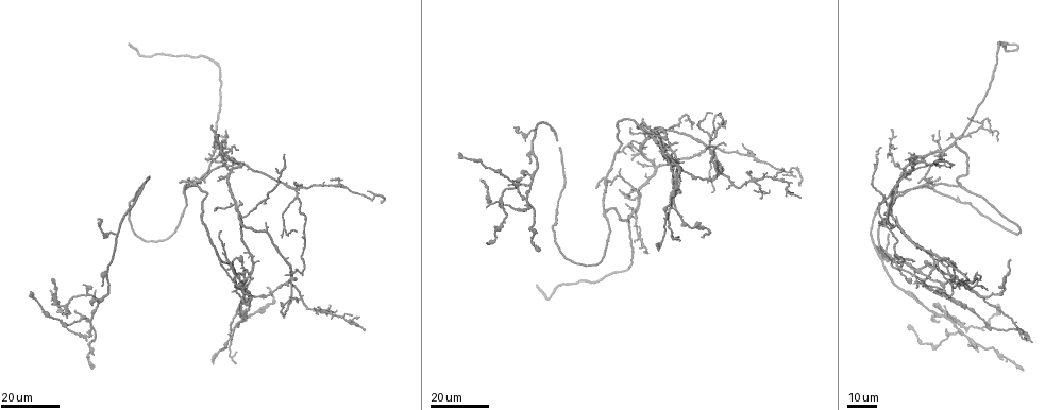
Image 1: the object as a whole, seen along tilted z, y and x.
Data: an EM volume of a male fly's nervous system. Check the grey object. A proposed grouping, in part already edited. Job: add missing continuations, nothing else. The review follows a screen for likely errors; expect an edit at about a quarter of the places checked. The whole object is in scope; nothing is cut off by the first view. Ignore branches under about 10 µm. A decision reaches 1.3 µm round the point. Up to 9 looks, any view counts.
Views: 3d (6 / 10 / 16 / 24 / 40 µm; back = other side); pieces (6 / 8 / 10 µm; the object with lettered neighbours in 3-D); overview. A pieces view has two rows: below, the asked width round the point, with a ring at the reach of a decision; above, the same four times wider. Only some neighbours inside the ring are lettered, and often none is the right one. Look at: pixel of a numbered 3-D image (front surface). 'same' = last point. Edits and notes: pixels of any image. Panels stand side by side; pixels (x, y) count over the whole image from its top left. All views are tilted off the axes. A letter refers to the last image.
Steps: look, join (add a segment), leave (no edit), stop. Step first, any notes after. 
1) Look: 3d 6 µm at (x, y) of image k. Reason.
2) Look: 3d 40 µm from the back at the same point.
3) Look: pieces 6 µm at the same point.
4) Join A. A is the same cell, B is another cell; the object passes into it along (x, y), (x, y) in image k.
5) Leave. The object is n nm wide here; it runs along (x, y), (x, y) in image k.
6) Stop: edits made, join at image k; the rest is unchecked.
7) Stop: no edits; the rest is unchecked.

Look: 3d 16 µm at (128, 43) of image 1. Free end.

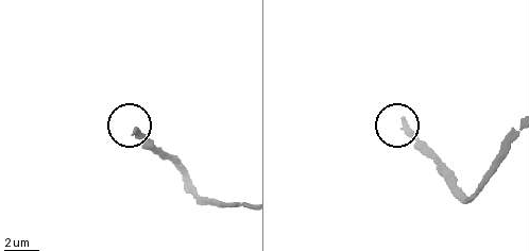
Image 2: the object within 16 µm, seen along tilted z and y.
Look: pieces 10 µm at (404, 121) of image 2.

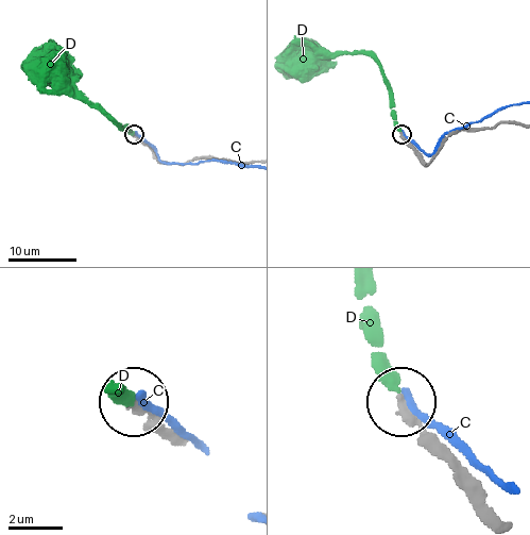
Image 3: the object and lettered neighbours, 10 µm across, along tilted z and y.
Leave. The object is 250 nm wide here; C and D are other cells; it runs along (497, 518), (461, 458), (406, 404) in image 3; no lettered segment goes on from it.

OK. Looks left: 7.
Look: 3d 24 µm at (618, 168) of image 1. Thin end.

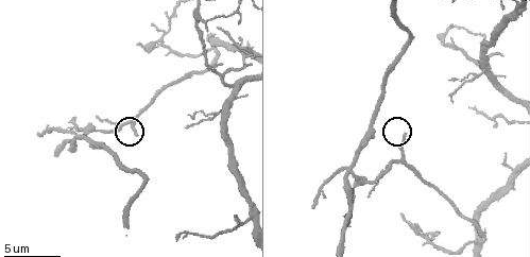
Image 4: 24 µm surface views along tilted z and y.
Look: pieces 8 µm at (136, 135) of image 4.

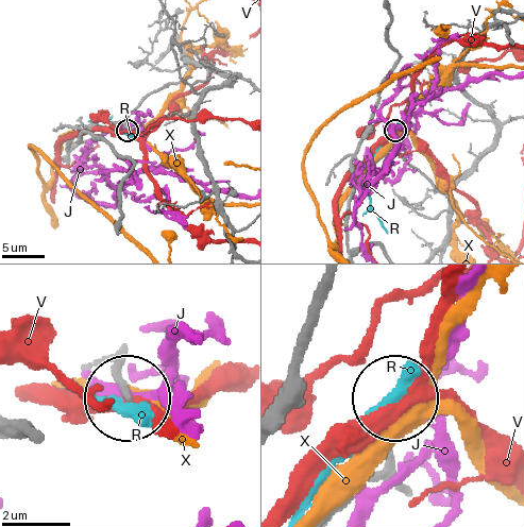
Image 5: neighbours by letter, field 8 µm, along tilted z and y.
Leave. J, R, V and X are other cells; it runs along (330, 512), (385, 465), (393, 401) in image 5; no lettered segment goes on from it.

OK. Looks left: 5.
Look: 3d 24 µm at (889, 234) of image 1. Long arm stops here.

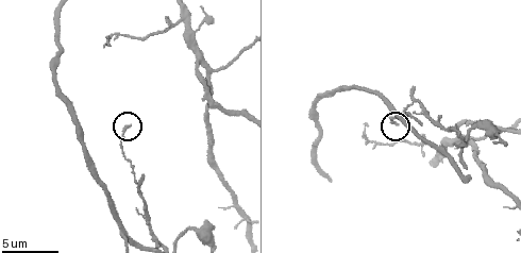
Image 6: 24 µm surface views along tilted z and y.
Look: pieces 10 µm at (127, 125) of image 6.

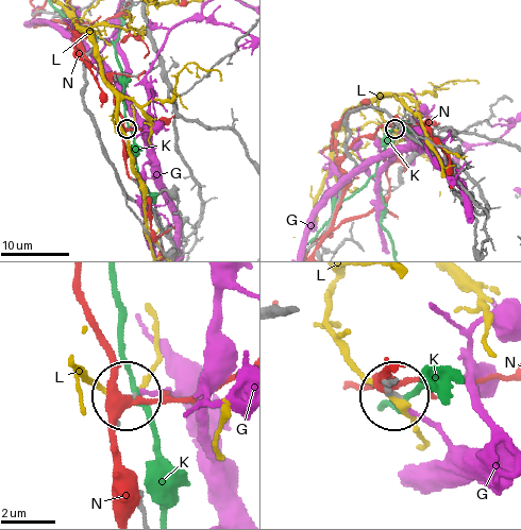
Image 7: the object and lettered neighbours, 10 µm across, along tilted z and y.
Leave. G, K, L and N are other cells; no lettered segment goes on from it.

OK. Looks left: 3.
Look: 3d 16 µm at (212, 125) of image 1. Branch stops here.

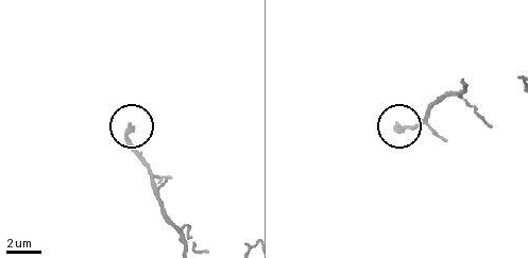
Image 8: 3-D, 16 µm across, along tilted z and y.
Look: pieces 10 µm at (131, 127) of image 8. See the neighbours.

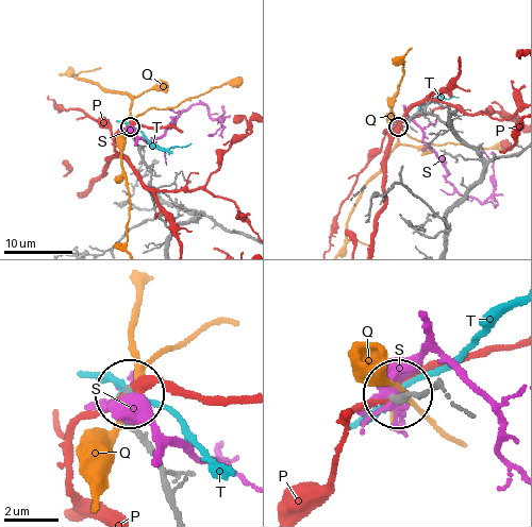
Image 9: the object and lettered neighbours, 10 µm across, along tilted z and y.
Leave. P, Q, S and T are other cells; no lettered segment goes on from it.

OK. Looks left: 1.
Stop: no edits; the rest is unchecked.

